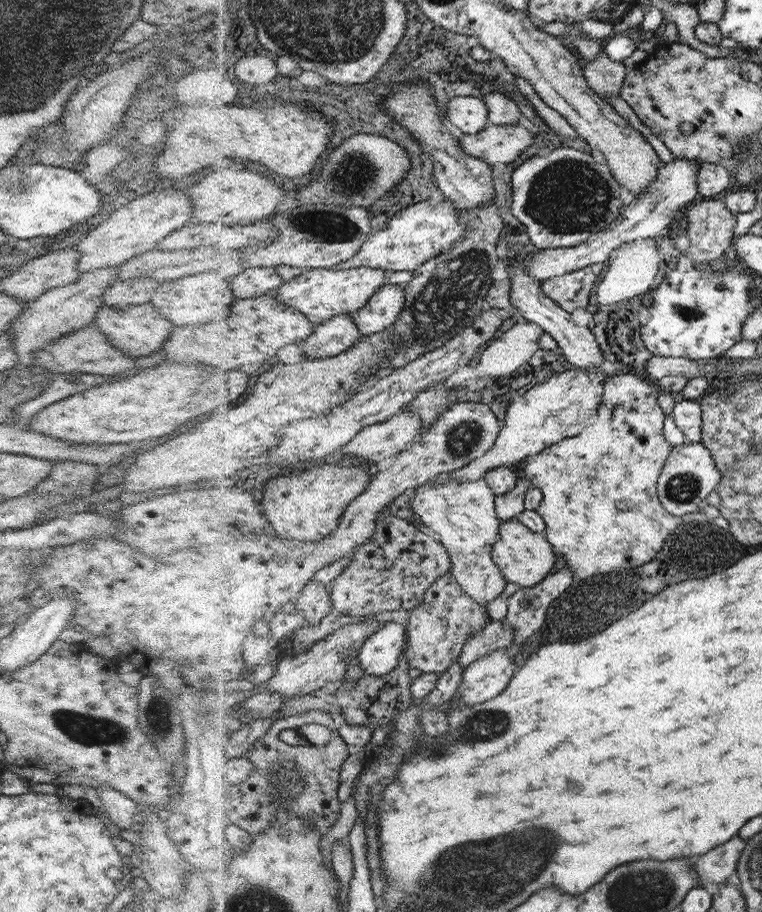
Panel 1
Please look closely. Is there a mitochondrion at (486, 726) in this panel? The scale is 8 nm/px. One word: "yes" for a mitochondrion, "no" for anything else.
yes

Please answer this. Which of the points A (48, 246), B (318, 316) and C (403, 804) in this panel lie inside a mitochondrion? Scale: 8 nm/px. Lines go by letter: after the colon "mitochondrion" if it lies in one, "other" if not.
A: other
B: other
C: other

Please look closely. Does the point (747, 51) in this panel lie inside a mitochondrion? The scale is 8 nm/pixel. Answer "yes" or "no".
no

